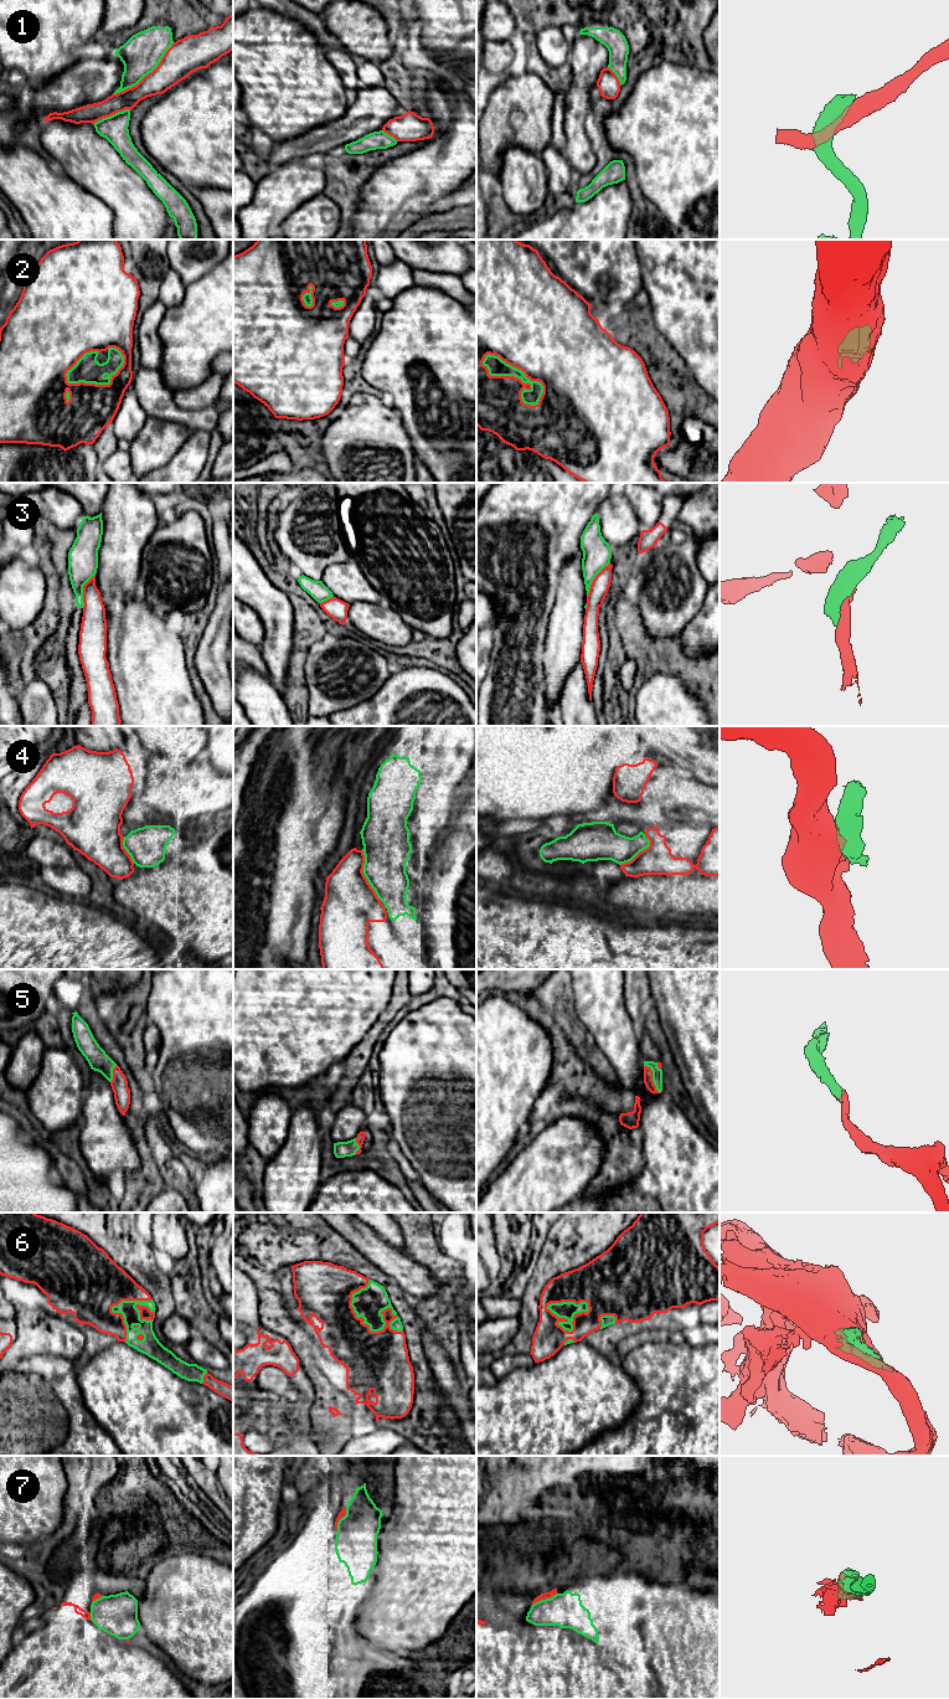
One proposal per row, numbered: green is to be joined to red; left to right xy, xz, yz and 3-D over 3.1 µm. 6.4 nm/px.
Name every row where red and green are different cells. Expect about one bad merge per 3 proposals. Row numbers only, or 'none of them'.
1, 3, 7

